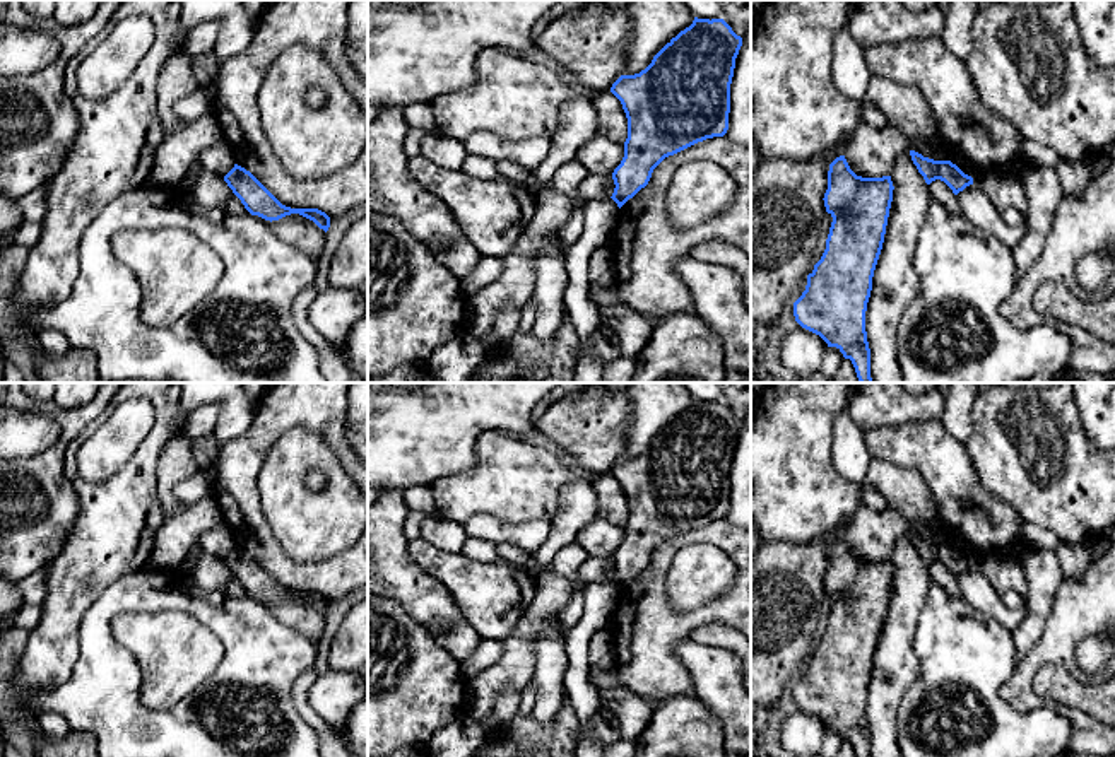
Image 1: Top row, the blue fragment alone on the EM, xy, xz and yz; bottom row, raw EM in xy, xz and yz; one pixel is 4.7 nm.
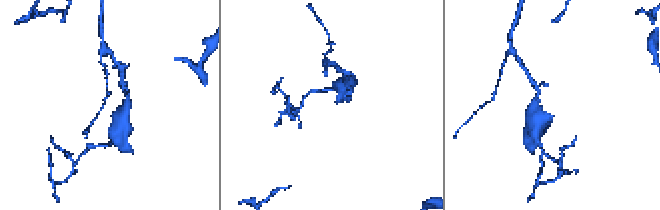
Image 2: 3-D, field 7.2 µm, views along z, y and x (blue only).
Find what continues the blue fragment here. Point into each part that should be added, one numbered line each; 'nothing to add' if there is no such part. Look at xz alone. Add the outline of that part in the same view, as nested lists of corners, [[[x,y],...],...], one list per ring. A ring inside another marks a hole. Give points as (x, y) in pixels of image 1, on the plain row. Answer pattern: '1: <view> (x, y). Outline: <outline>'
nothing to add

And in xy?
nothing to add

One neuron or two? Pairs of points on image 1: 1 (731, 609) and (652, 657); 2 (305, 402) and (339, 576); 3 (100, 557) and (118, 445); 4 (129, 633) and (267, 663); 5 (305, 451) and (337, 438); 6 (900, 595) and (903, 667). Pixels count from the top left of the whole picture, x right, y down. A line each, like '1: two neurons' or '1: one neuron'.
1: one neuron
2: one neuron
3: two neurons
4: two neurons
5: two neurons
6: one neuron

